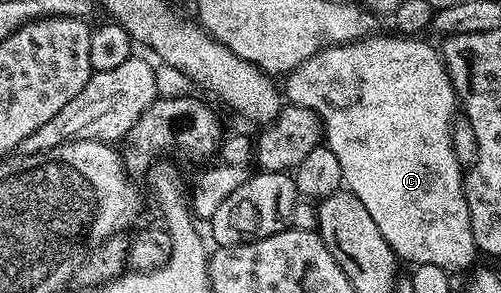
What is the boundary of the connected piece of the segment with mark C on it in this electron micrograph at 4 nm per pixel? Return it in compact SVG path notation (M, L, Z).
M418 36L378 37L361 38L359 42L349 42L343 46L327 46L324 50L317 50L304 64L300 64L285 75L285 97L295 106L303 106L316 112L316 116L322 121L325 145L329 146L332 152L336 152L336 160L340 160L340 172L345 189L351 190L356 196L356 200L360 200L360 204L364 204L364 208L368 208L368 213L372 215L376 228L380 228L380 236L384 236L384 240L388 240L395 255L403 263L410 262L409 264L414 266L436 264L436 268L444 268L451 272L466 270L474 262L476 247L472 224L468 216L468 204L462 187L464 167L456 160L456 152L452 148L452 128L456 111L460 106L458 96L454 93L454 84L446 71L446 64L442 61L441 53L435 47L433 50L428 43L422 42L426 40Z

